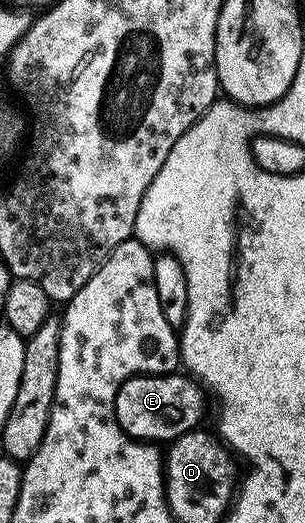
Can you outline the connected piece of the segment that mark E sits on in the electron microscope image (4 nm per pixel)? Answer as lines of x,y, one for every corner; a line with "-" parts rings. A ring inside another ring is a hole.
185,373
167,375
132,375
117,390
115,417
132,439
168,444
183,433
194,430
205,407
206,392
198,380

